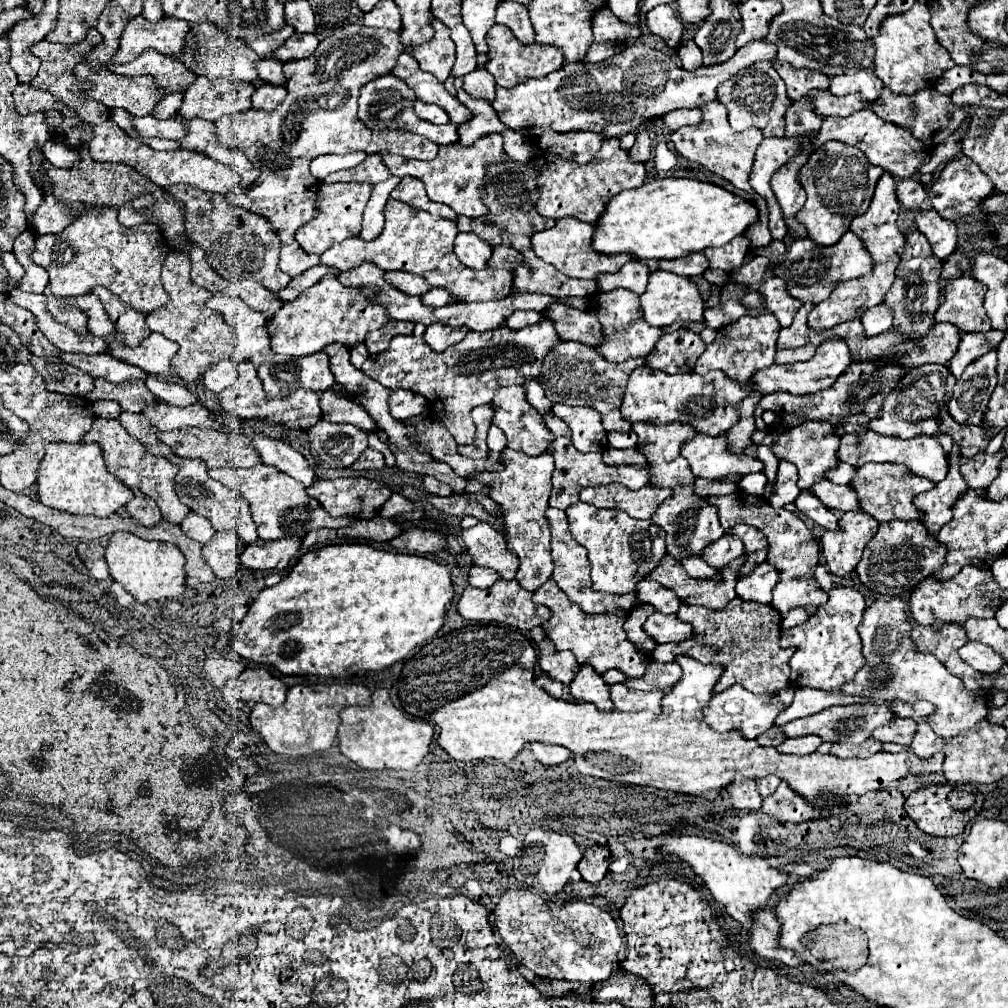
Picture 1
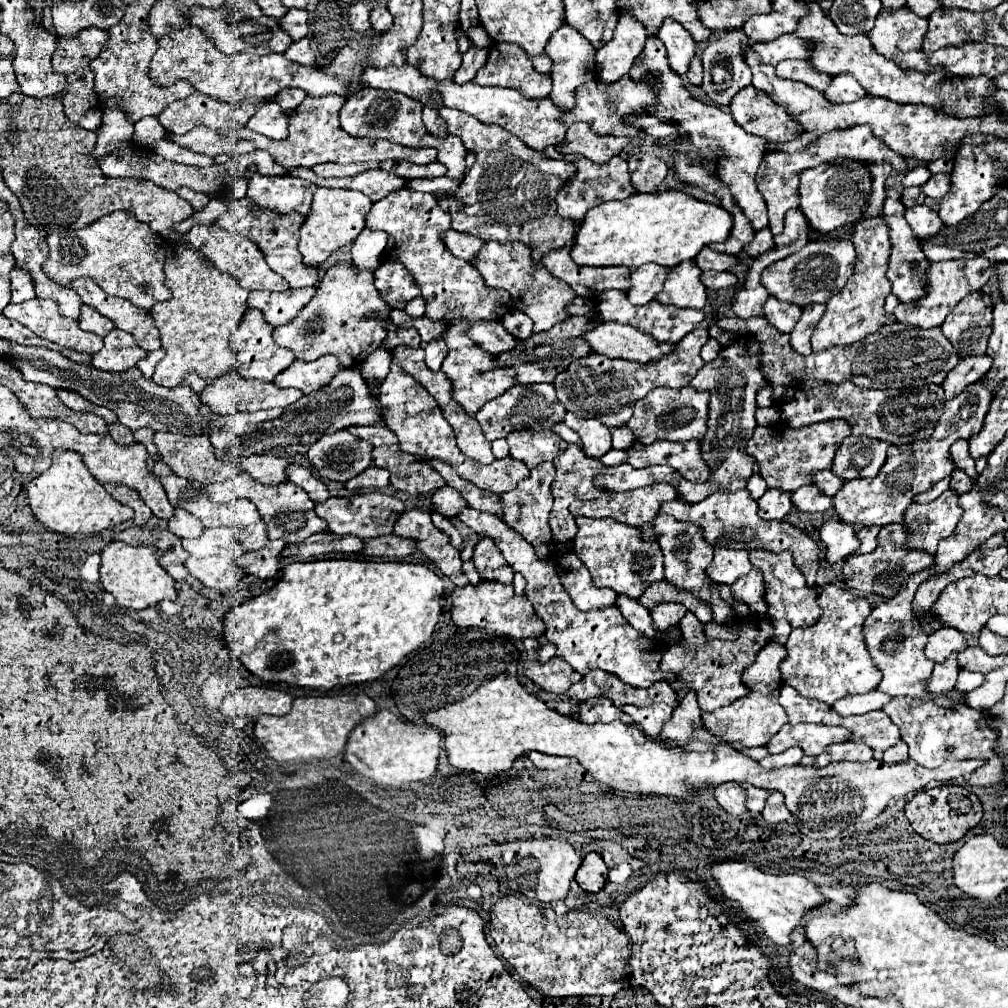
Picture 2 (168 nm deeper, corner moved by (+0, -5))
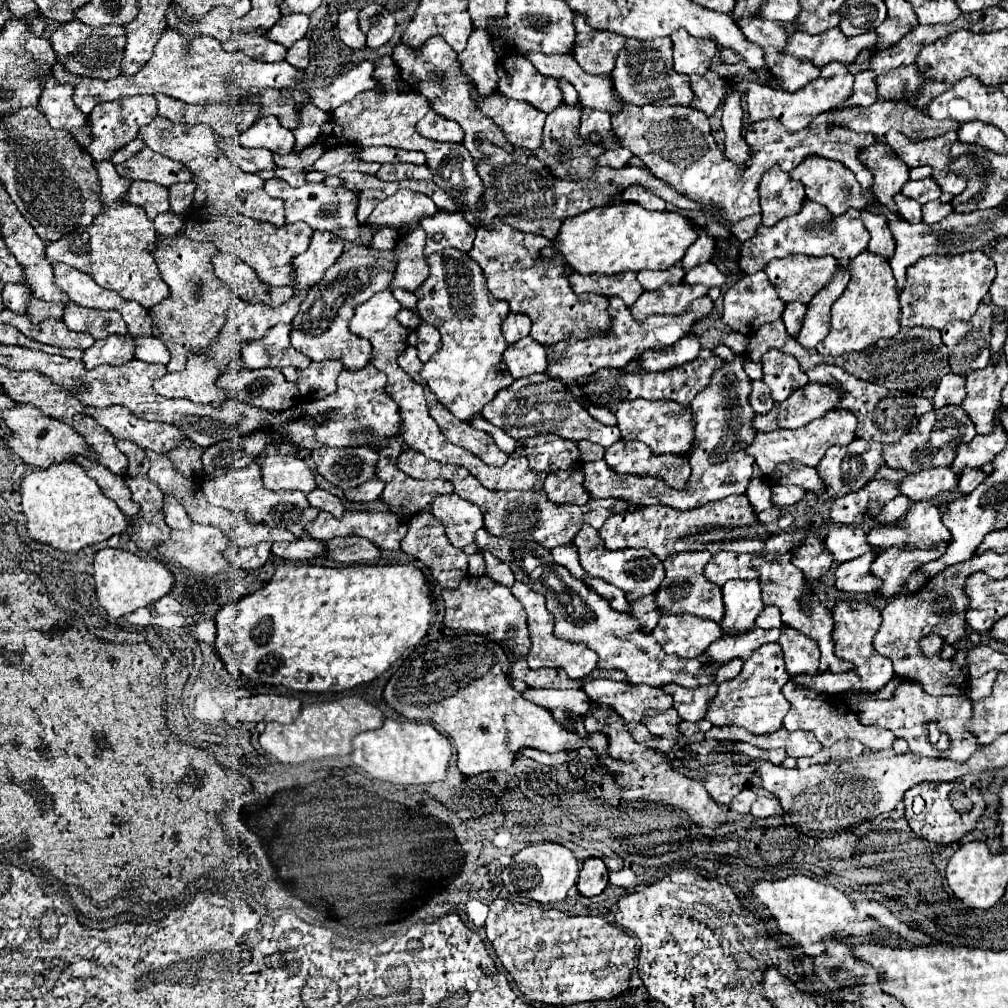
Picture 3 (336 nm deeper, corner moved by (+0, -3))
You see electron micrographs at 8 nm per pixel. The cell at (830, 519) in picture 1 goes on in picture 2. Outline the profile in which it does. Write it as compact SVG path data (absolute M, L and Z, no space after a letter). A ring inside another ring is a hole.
M828 520L820 530L820 540L826 544L826 560L830 564L842 562L860 546L856 530L852 530L852 526L840 520Z

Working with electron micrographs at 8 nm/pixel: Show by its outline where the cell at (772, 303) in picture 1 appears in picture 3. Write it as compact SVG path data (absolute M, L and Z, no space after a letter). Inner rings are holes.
M792 302L792 304L788 304L784 308L782 322L784 322L784 326L786 326L786 330L788 330L790 336L798 336L800 324L804 320L804 314L806 314L806 306L800 304L800 302Z

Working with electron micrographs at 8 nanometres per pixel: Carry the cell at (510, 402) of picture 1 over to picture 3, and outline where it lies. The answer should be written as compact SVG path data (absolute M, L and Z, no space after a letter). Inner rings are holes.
M556 434L518 440L516 452L520 452L520 456L526 456L530 468L536 472L554 472L560 468L566 470L580 460L578 446L572 440L564 440Z

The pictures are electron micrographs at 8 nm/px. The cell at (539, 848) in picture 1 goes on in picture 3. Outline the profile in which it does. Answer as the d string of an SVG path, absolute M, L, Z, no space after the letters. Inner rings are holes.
M542 842L522 848L512 858L510 866L502 870L502 882L514 896L530 898L540 904L556 904L564 900L568 890L576 884L578 872L580 872L580 864L570 848L556 842Z

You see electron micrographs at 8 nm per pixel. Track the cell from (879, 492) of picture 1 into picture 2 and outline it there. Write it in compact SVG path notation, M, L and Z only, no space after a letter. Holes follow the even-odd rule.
M974 382L972 386L968 386L968 390L964 390L964 394L958 394L956 398L952 398L952 402L946 402L944 412L930 438L904 444L904 446L890 446L886 464L882 466L876 478L870 478L870 480L856 478L856 482L846 482L838 490L838 494L832 498L836 516L842 522L854 524L858 528L902 522L904 510L910 506L916 494L930 490L934 482L952 474L956 464L950 458L950 446L956 440L968 440L980 432L980 426L984 422L990 402L992 402L992 394L982 382Z

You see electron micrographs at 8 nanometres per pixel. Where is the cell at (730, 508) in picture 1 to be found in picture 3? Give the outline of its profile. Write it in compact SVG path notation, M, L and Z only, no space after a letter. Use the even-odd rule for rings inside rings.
M746 494L728 496L716 504L704 504L704 508L694 508L692 512L676 512L676 508L664 508L656 504L638 512L614 514L600 528L600 538L604 540L608 550L644 546L652 550L652 554L656 554L660 560L684 550L708 550L712 554L720 550L760 552L764 550L768 536L768 528L756 520Z

